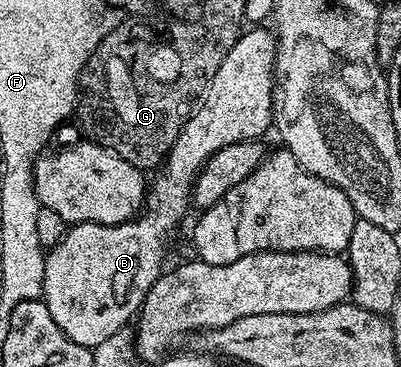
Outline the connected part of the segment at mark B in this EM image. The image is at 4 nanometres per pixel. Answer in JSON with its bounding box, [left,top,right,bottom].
[42,27,276,350]

